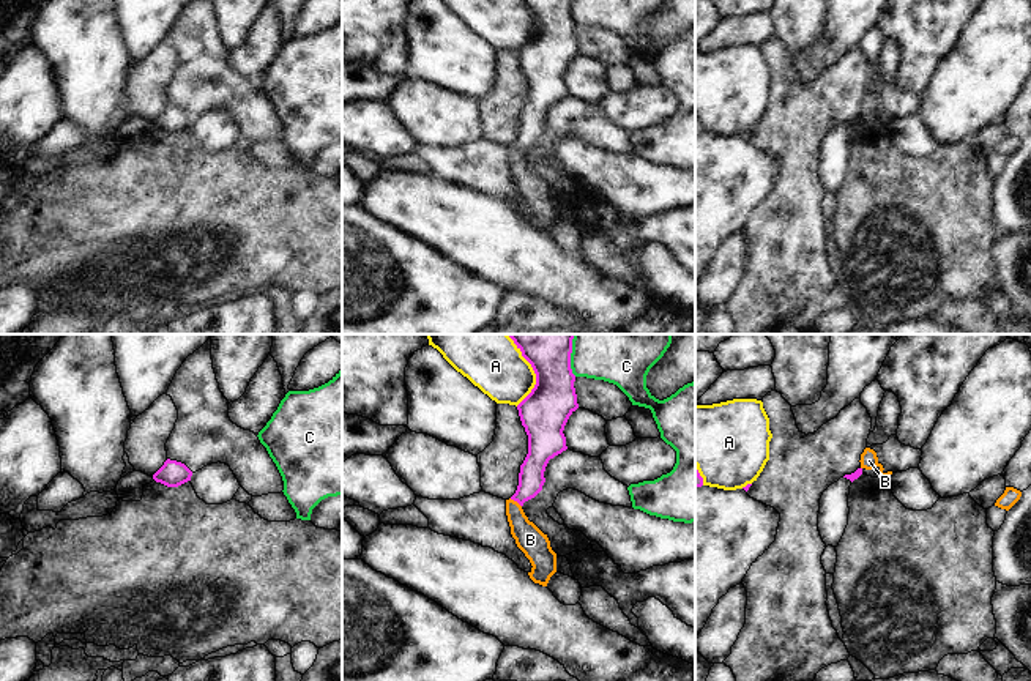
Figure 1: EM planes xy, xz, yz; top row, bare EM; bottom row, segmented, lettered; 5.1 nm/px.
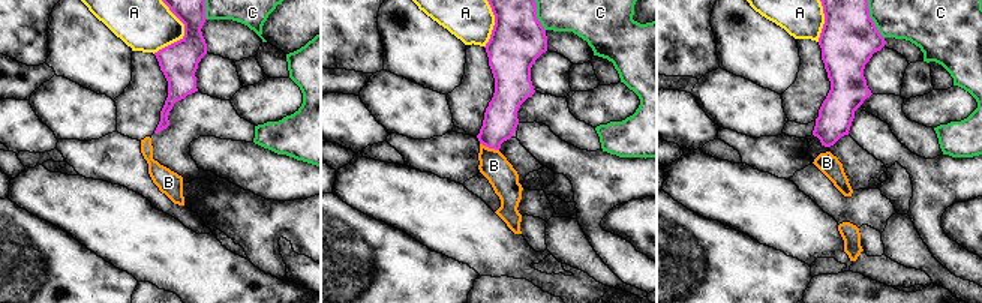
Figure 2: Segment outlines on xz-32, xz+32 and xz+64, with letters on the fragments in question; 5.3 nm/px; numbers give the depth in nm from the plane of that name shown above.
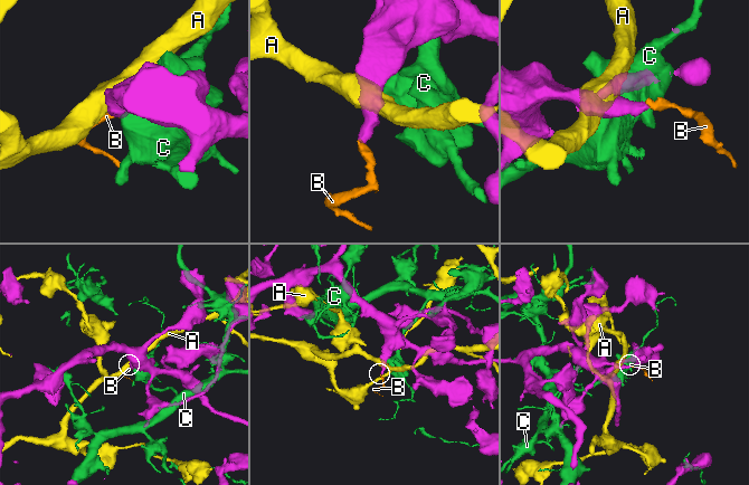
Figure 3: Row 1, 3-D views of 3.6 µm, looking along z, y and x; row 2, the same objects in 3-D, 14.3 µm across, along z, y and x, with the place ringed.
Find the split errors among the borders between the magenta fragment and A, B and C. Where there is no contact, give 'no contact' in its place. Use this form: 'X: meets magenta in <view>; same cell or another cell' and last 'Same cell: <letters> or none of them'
A: meets magenta in xz; another cell
B: meets magenta in xz; another cell
C: meets magenta in xz; another cell
Same cell: none of them

